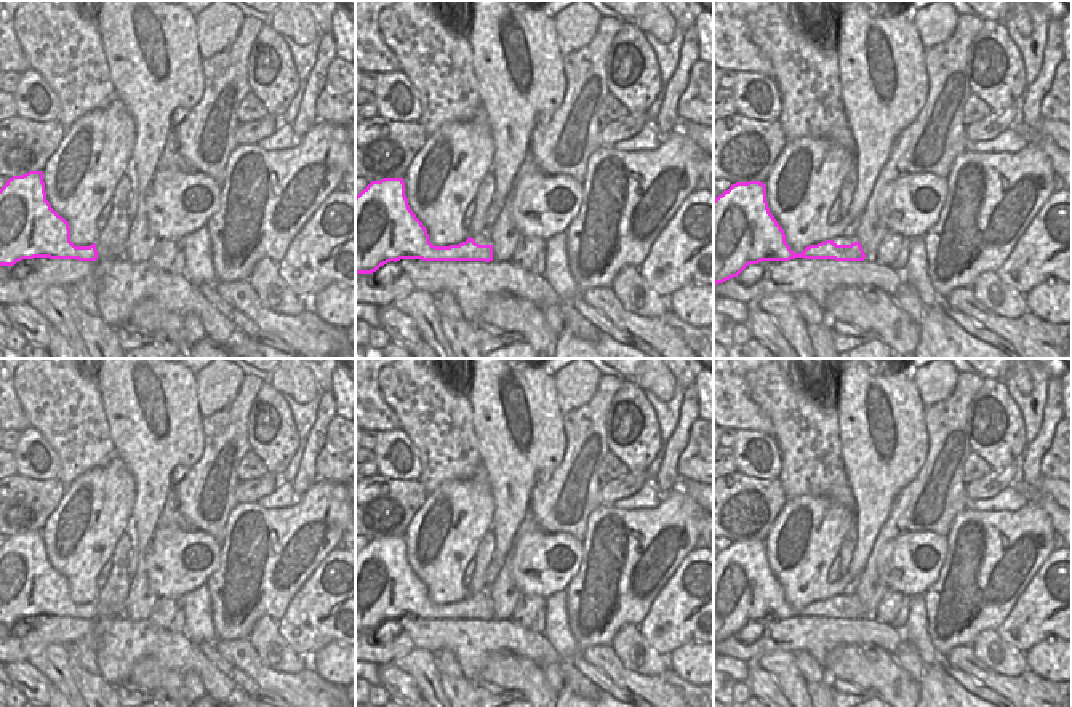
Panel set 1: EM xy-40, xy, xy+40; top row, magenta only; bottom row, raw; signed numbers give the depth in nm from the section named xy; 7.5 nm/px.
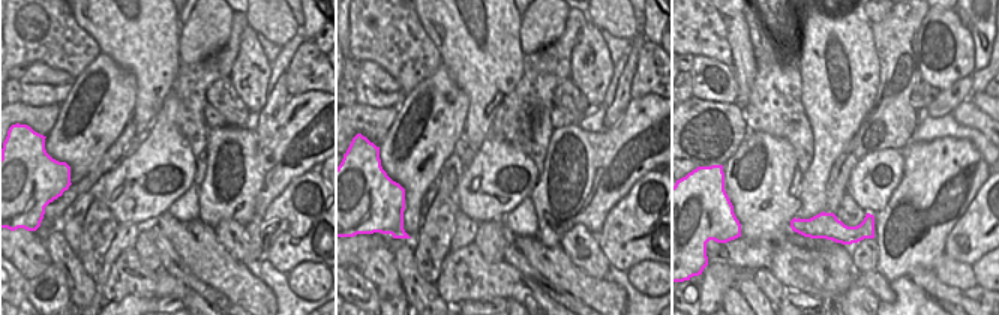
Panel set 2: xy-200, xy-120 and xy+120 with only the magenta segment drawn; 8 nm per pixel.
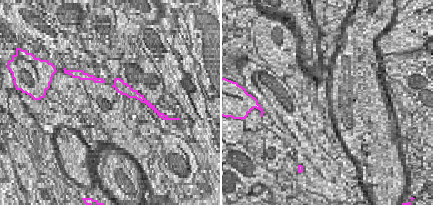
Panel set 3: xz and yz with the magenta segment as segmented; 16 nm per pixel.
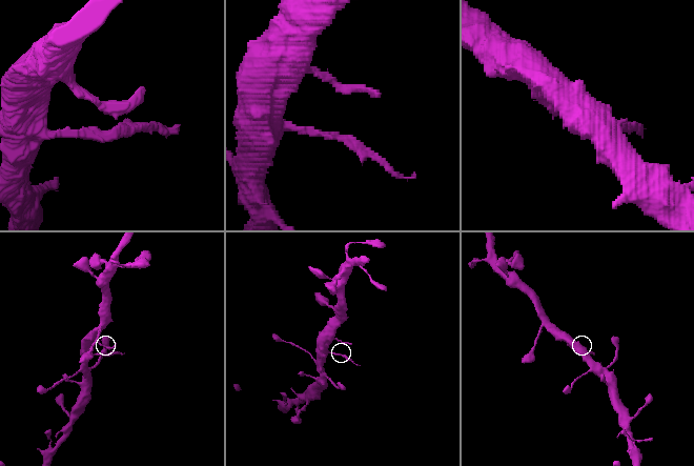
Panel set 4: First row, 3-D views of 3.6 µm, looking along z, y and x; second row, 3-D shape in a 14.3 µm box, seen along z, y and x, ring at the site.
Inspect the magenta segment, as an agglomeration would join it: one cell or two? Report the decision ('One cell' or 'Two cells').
Two cells.

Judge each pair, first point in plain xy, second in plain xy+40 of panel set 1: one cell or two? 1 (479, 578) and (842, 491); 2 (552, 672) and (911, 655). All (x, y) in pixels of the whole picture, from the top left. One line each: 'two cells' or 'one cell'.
1: one cell
2: one cell

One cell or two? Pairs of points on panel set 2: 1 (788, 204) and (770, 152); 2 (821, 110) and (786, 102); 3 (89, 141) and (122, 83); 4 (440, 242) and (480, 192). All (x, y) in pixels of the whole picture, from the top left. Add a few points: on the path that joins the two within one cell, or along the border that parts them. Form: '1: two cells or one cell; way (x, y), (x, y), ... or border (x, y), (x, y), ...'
1: one cell; way (774, 191), (771, 188), (771, 165)
2: two cells; border (798, 72), (800, 101), (813, 141)
3: one cell; way (90, 126), (105, 111), (107, 98)
4: two cells; border (462, 174), (456, 185), (458, 209)

